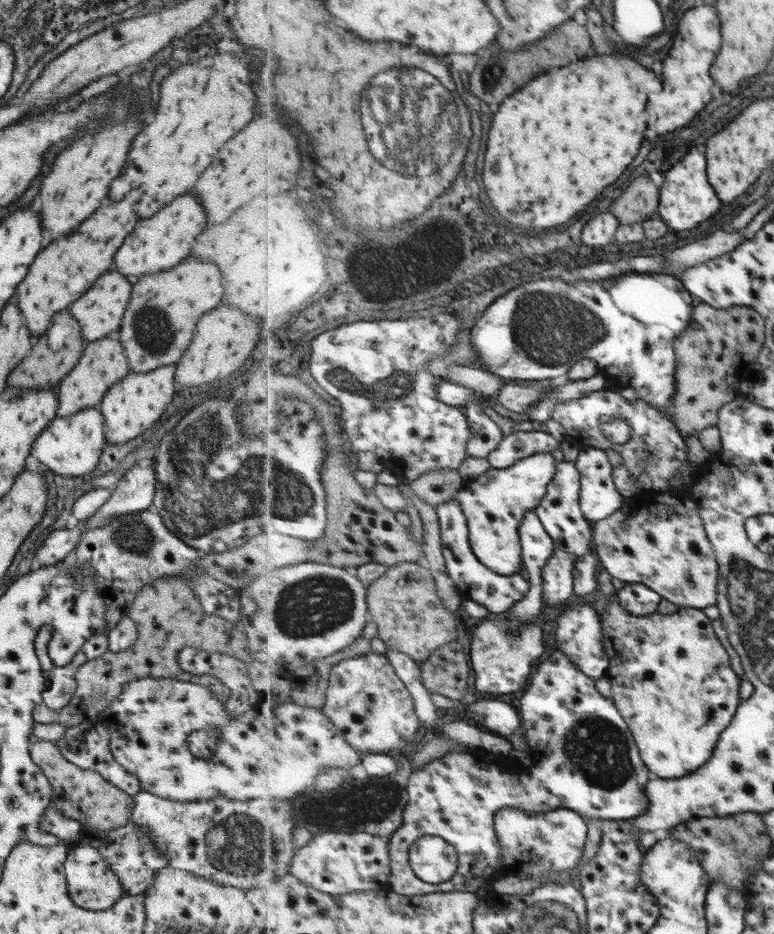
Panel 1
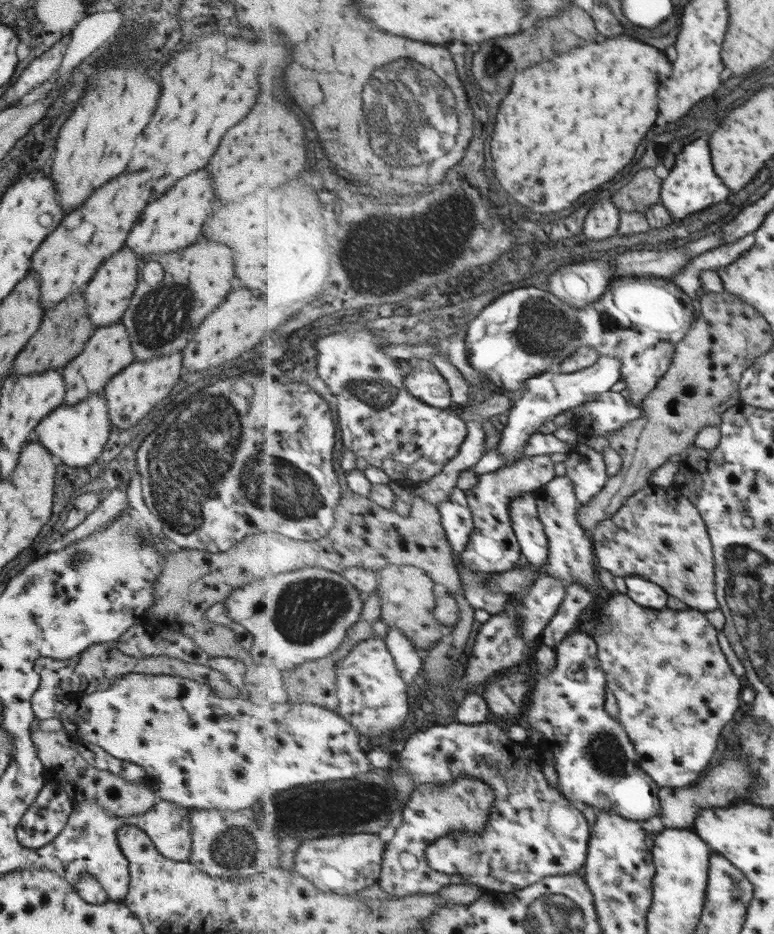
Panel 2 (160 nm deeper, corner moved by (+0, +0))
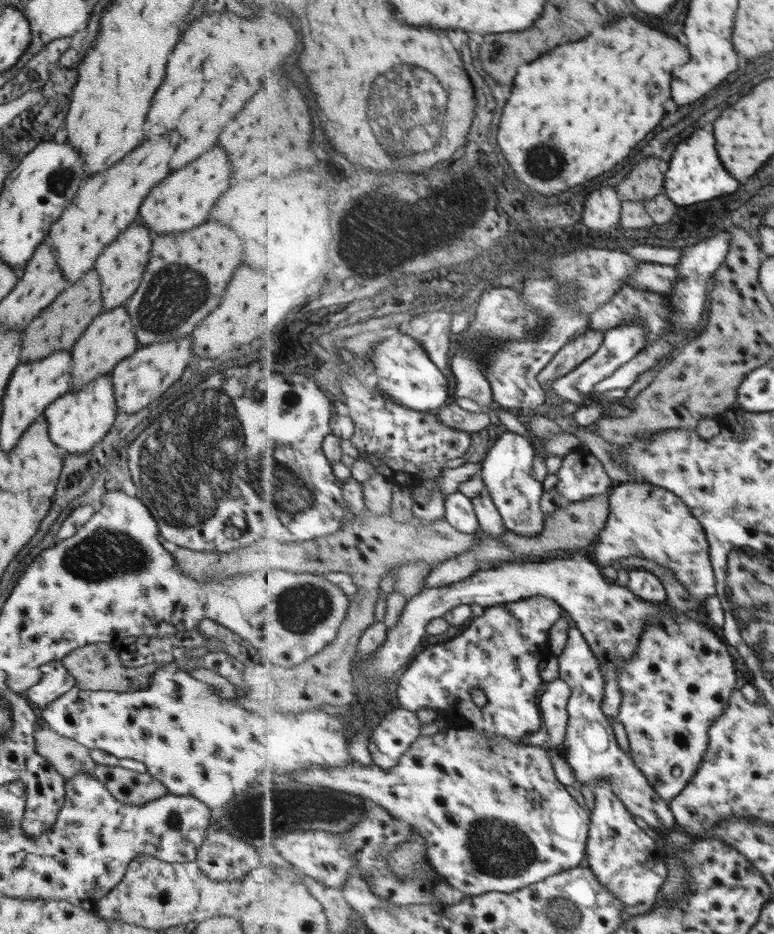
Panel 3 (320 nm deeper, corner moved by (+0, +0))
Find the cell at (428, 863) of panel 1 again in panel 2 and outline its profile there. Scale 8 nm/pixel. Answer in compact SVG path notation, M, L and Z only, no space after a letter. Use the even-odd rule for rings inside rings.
M457 720L446 726L430 724L424 730L411 731L397 760L400 765L398 772L410 777L415 787L423 784L453 784L464 774L474 774L495 791L495 804L490 808L486 829L481 834L472 835L465 831L449 833L435 839L427 847L428 865L436 872L444 876L459 874L469 884L482 886L485 890L515 892L545 877L575 873L575 870L586 865L593 832L588 818L547 782L543 772L543 756L537 754L534 746L528 747L513 740L503 728L492 723L462 724Z

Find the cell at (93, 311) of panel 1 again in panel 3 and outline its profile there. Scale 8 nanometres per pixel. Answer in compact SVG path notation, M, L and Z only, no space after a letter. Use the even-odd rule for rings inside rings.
M131 224L115 242L106 246L94 260L93 266L100 280L101 311L113 310L124 306L131 294L135 292L147 264L152 238L141 224Z

